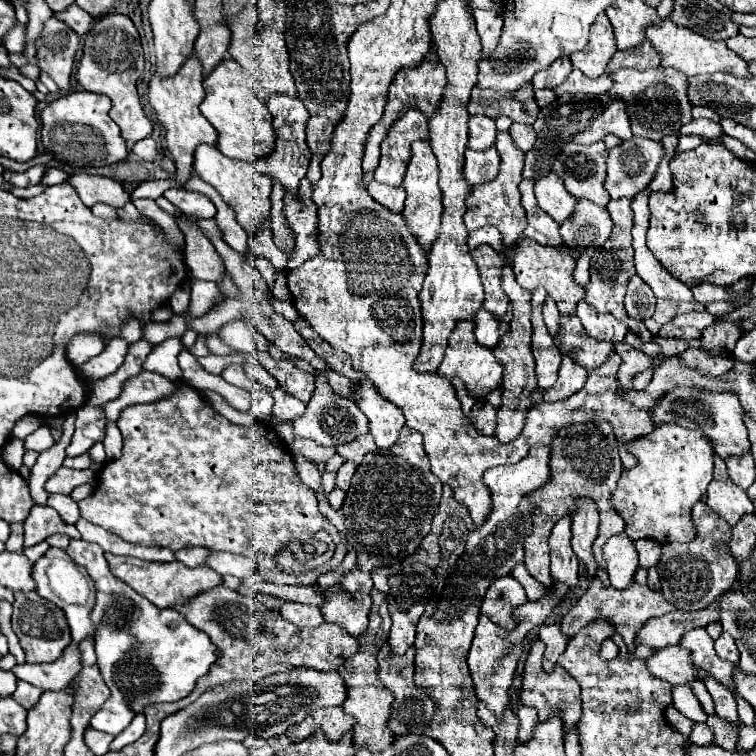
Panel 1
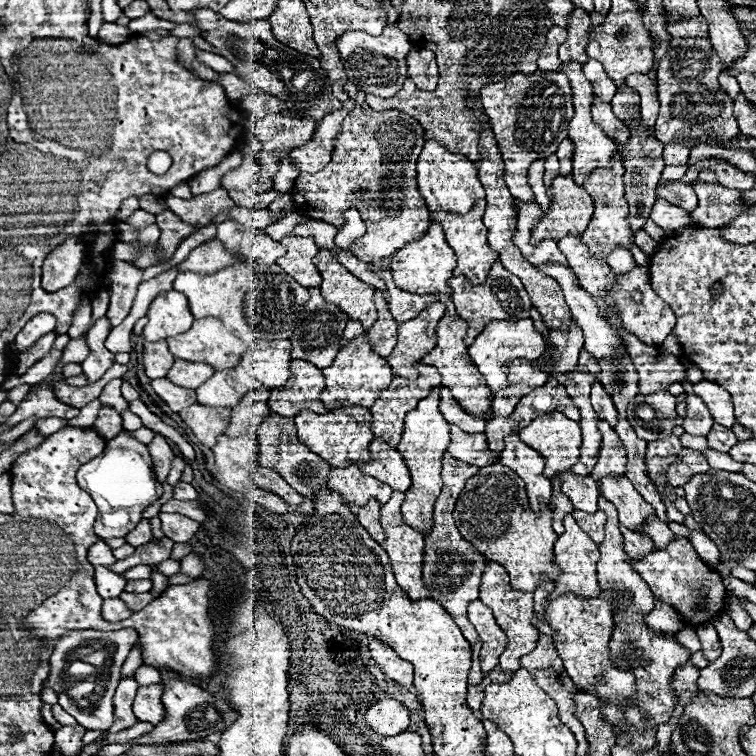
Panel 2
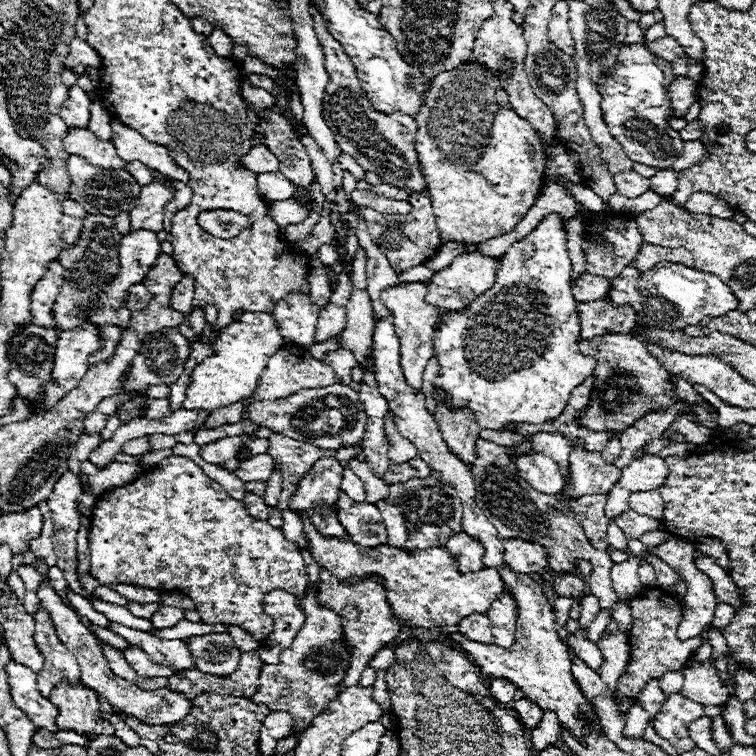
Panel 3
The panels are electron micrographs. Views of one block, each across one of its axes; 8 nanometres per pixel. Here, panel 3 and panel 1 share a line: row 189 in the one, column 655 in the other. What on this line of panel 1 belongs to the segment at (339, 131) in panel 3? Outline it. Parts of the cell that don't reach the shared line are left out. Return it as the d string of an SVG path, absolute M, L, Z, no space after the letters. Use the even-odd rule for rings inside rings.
M674 388L672 392L664 394L658 398L658 402L652 408L652 422L656 426L660 424L678 424L690 430L702 430L704 436L710 440L714 452L718 456L734 456L742 454L750 448L748 442L748 432L746 426L742 424L742 412L744 408L740 406L738 396L732 392L722 392L722 394L712 394L700 388Z

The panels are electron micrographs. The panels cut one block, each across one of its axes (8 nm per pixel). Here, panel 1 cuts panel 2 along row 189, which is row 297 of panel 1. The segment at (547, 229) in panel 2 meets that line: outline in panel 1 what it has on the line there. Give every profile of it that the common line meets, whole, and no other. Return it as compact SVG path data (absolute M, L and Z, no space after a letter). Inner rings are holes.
M522 238L520 242L516 242L512 266L514 266L516 280L522 288L532 292L536 286L544 286L548 296L552 296L558 302L558 310L562 314L574 314L578 300L584 298L584 288L578 282L574 282L574 276L572 276L576 260L570 254L570 248L564 244L562 246L542 246L530 238Z

